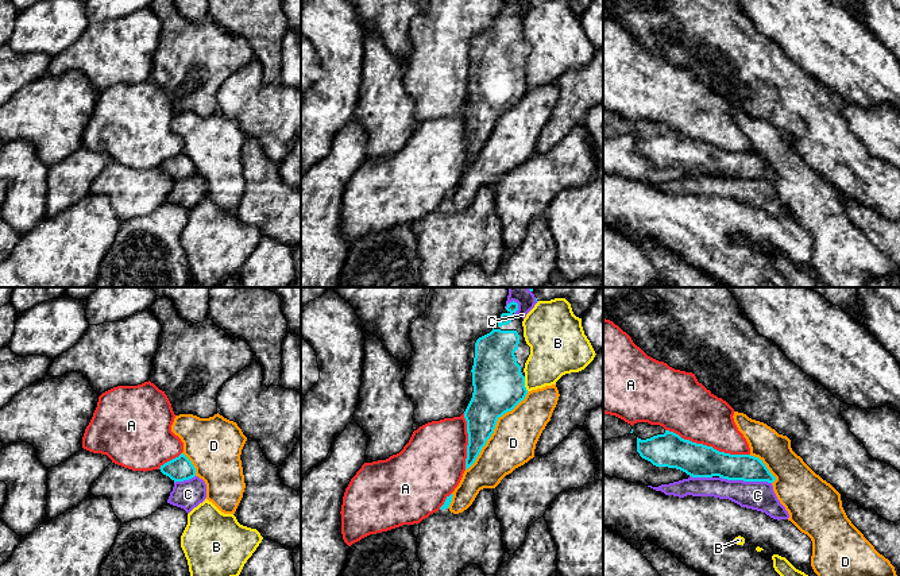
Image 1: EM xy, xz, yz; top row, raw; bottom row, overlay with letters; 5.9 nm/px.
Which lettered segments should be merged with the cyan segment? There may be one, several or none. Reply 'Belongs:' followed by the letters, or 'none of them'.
Belongs: none of them

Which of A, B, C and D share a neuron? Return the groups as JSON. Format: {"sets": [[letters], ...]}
{"sets": [["A"], ["B"], ["C"], ["D"]]}

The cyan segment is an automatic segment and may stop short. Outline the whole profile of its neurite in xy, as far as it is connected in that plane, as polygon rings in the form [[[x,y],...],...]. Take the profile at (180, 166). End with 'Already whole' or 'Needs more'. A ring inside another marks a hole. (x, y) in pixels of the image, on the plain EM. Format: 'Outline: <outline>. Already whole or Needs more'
Outline: [[[181,151],[178,155],[161,163],[161,170],[169,174],[174,181],[189,178],[196,174],[196,166],[192,159]]]. Already whole

